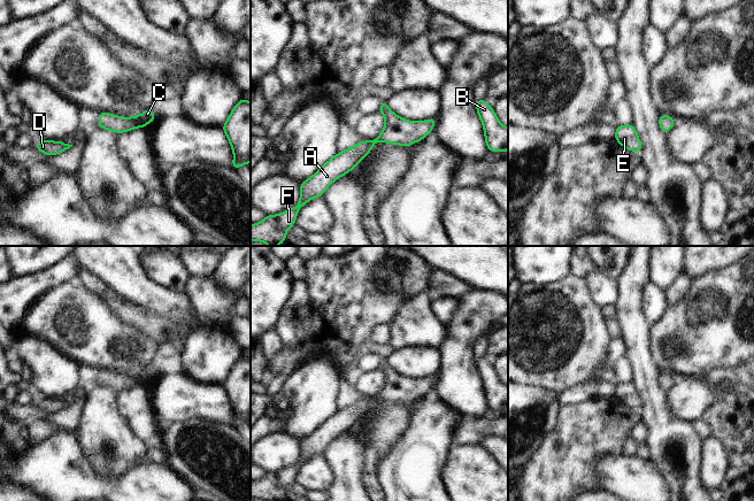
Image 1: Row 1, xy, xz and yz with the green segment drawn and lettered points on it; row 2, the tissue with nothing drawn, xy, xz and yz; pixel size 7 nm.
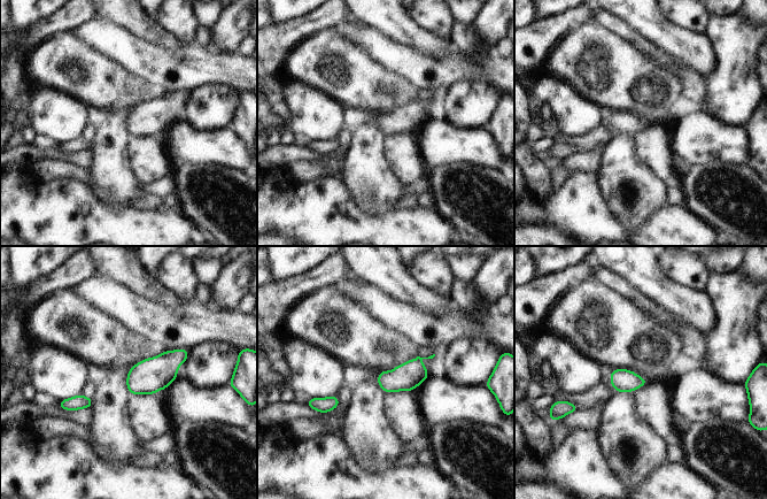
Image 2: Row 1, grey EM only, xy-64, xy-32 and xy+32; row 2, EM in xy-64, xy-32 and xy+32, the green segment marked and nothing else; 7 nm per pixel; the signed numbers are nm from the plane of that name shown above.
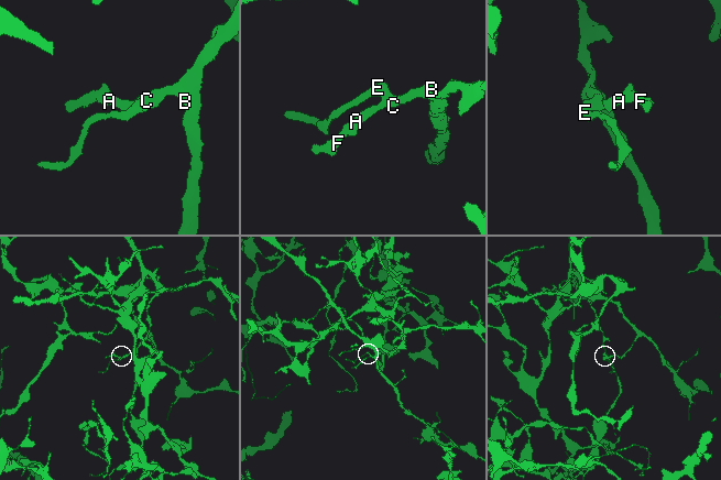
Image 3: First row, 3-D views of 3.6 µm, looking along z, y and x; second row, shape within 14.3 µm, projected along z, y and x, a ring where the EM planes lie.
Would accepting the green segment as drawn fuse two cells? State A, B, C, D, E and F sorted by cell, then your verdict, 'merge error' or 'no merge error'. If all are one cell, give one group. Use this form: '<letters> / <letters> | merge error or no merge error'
A B C D E F | no merge error

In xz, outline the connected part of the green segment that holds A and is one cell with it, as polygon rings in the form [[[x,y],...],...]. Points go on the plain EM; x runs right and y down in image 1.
[[[386,357],[380,359],[378,369],[385,375],[382,391],[370,399],[362,398],[326,418],[300,441],[300,457],[294,465],[277,472],[267,472],[261,479],[251,483],[251,499],[285,501],[286,487],[295,483],[299,468],[309,457],[323,454],[329,442],[353,427],[371,409],[374,402],[383,399],[408,404],[426,395],[437,379],[437,375],[418,379],[405,377],[388,365]]]

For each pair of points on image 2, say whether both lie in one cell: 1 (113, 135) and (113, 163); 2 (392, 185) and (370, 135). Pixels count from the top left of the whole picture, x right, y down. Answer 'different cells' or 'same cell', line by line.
1: same cell
2: same cell

